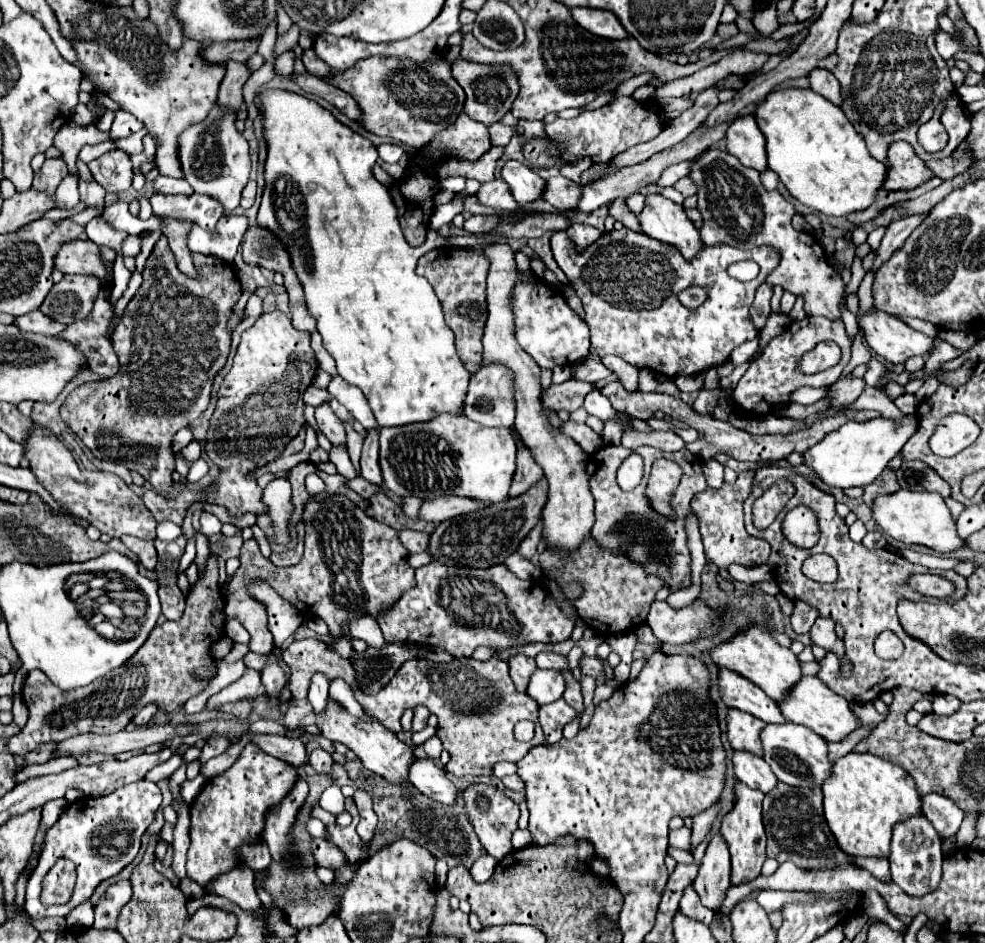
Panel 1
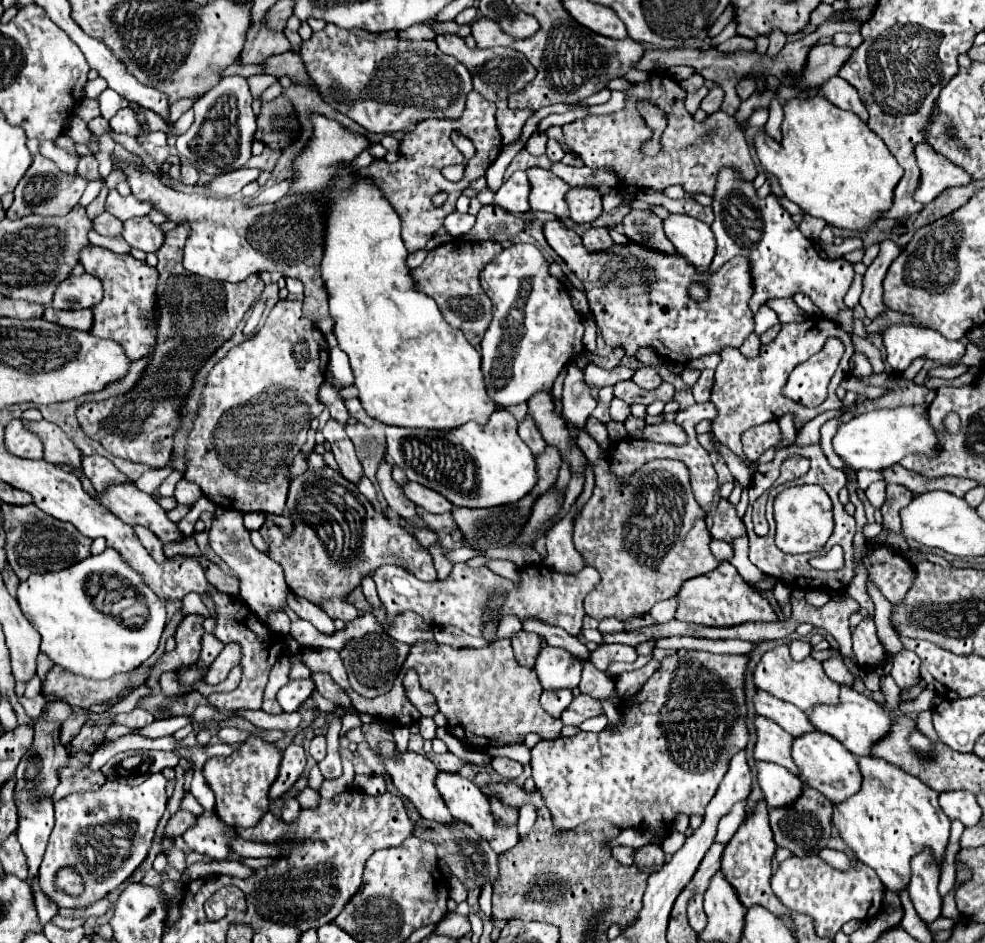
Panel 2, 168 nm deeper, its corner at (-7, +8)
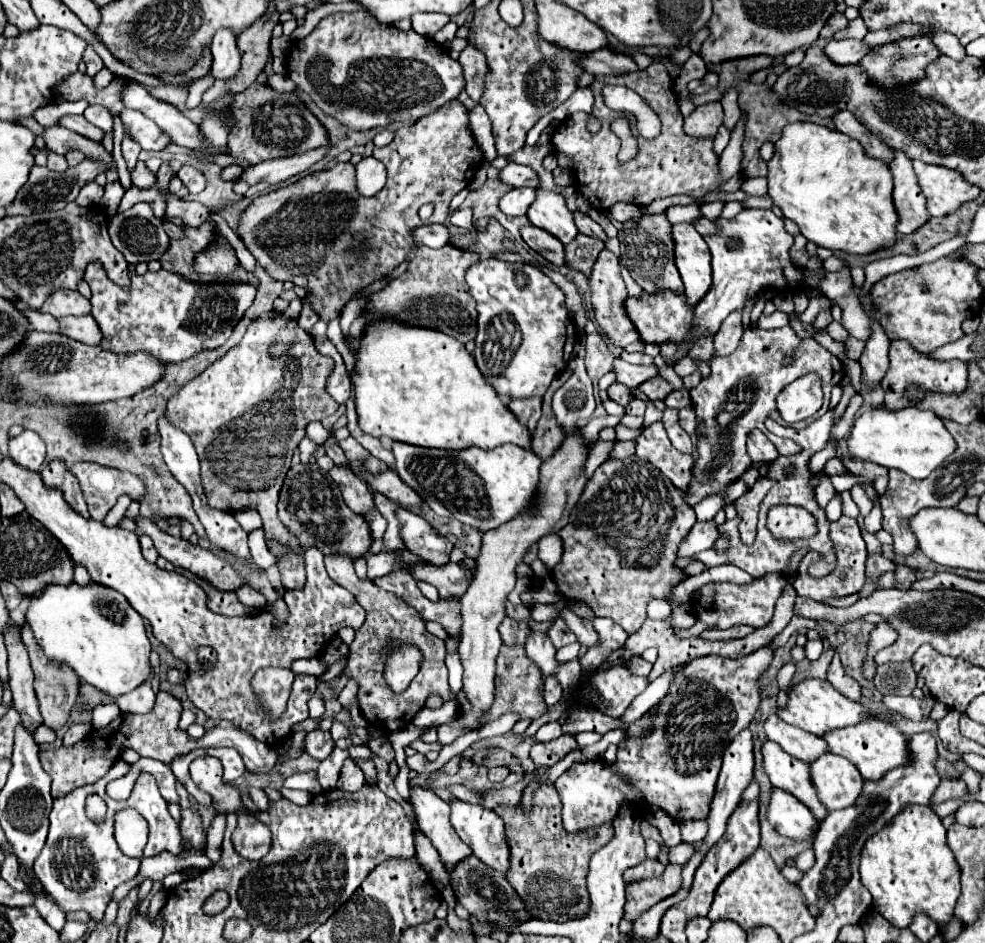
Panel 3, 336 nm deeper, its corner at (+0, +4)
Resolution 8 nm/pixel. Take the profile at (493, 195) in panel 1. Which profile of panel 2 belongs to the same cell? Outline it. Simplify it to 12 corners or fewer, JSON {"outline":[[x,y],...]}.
{"outline":[[516,171],[498,191],[496,205],[526,213],[530,181]]}

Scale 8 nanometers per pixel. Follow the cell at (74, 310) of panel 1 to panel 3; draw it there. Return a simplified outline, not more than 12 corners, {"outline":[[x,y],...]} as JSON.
{"outline":[[59,289],[41,311],[53,317],[87,315],[89,299],[79,291]]}

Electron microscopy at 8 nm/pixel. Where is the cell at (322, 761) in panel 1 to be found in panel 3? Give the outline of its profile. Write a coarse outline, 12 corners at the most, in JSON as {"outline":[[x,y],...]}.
{"outline":[[329,731],[305,737],[305,751],[317,761],[329,757],[335,743]]}

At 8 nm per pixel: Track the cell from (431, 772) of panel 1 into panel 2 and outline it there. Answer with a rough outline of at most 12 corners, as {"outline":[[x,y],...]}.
{"outline":[[440,771],[436,787],[456,819],[498,855],[518,843],[498,829],[490,801],[472,781]]}

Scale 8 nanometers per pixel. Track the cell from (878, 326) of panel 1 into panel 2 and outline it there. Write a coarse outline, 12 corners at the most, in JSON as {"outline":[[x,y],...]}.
{"outline":[[892,325],[884,333],[886,361],[902,373],[918,357],[956,365],[962,341],[932,329]]}

